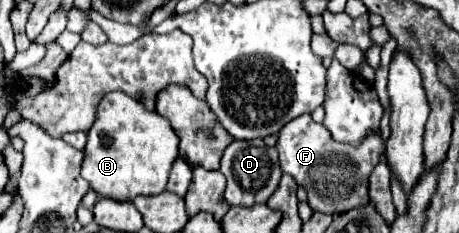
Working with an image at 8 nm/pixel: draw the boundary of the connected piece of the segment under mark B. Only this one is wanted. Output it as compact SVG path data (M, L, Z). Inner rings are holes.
M116 90L106 94L98 106L98 116L84 148L82 178L88 180L92 190L102 198L132 202L136 196L164 192L176 158L178 136L172 126L156 112L148 112L128 94Z

